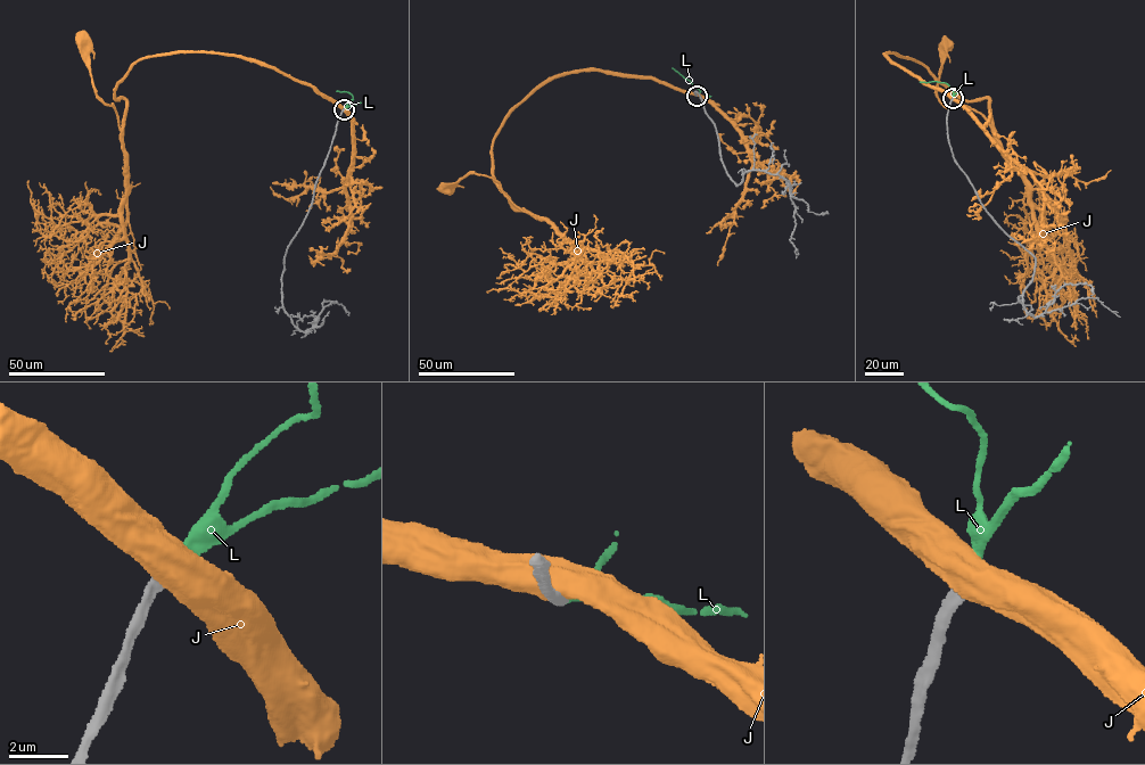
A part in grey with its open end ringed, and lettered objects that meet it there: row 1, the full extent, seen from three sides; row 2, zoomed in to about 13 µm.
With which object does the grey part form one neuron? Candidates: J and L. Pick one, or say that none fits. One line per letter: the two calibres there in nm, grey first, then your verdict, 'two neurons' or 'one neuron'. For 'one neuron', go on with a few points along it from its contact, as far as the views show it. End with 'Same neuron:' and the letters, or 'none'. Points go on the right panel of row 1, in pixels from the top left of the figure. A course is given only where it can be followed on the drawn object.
J: 420 nm thick on the grey side, 750 nm on the other; two neurons
L: 300 nm thick on the grey side, 280 nm on the other; one neuron; it runs (953, 98), (952, 88), (945, 83), (920, 82)
Same neuron: L

